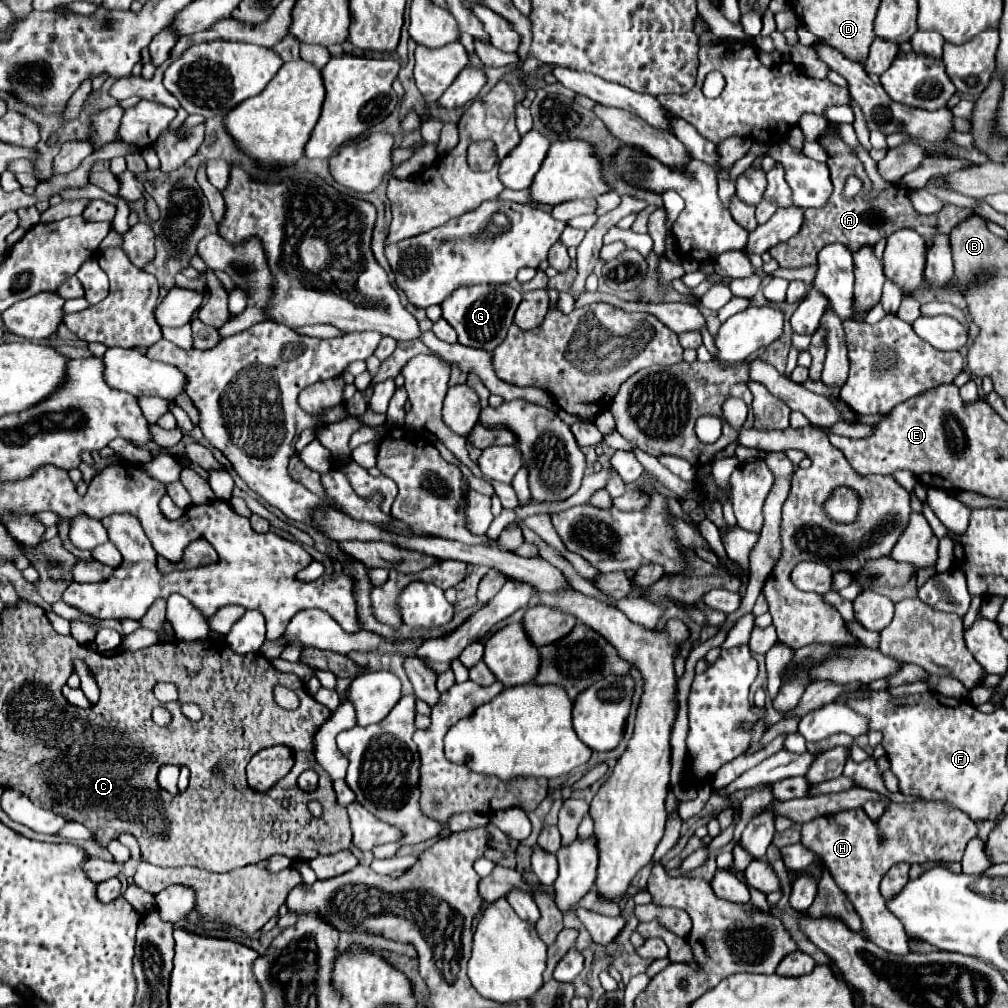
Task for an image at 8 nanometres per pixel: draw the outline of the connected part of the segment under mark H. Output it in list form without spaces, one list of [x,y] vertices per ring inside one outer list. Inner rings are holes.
[[[928,800],[900,802],[900,804],[890,802],[878,824],[874,824],[862,808],[842,810],[842,814],[828,814],[826,818],[814,818],[814,822],[802,824],[802,844],[808,850],[812,850],[818,860],[824,862],[824,866],[828,868],[834,882],[846,892],[846,896],[850,898],[850,902],[854,904],[856,912],[860,914],[860,918],[864,922],[864,930],[866,930],[864,934],[868,934],[866,938],[892,954],[908,954],[908,936],[902,930],[902,922],[898,922],[898,918],[894,918],[894,914],[890,914],[884,906],[884,898],[878,890],[882,876],[898,862],[908,862],[908,864],[914,864],[914,862],[960,862],[966,844],[976,834],[978,834],[978,824],[974,820],[970,820],[968,814],[964,814],[962,810],[956,810],[956,806],[950,806],[950,802],[928,802]],[[880,834],[886,834],[888,840],[880,842]]]

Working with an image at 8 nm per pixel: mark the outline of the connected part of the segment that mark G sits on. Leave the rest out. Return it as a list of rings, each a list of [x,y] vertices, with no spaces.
[[[474,284],[474,286],[458,288],[458,292],[450,294],[450,298],[446,298],[440,304],[440,308],[442,308],[442,318],[458,332],[460,344],[492,352],[506,338],[506,332],[512,324],[520,300],[522,294],[508,284],[500,284],[500,286]]]

